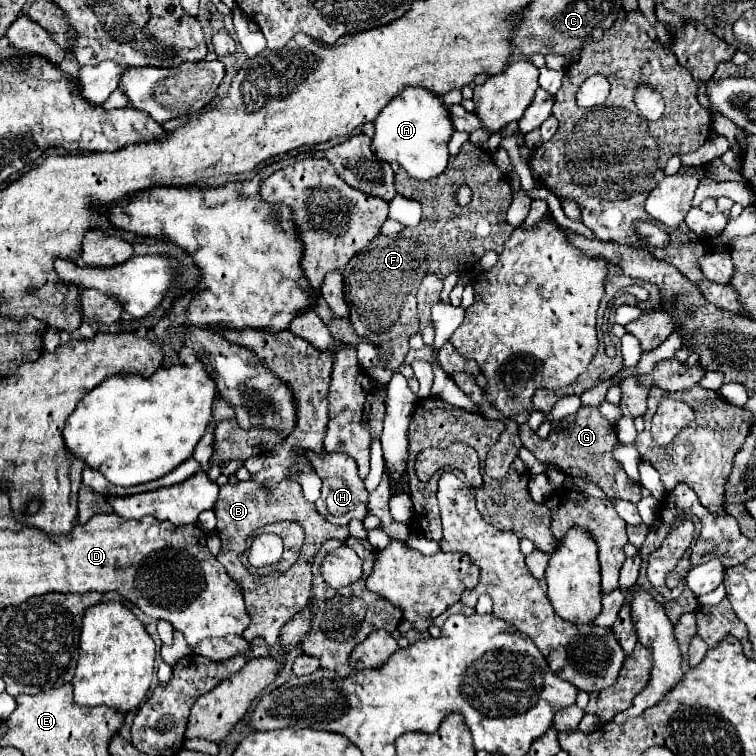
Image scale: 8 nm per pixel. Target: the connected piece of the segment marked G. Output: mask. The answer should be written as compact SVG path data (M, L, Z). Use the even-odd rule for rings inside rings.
M582 405L574 415L562 419L562 431L550 431L546 439L540 439L526 423L520 425L520 441L522 445L534 453L534 457L546 465L560 469L568 477L588 477L596 483L604 493L616 499L626 499L632 503L640 501L640 485L632 485L622 465L612 457L616 447L616 431L614 425L600 415L598 409Z

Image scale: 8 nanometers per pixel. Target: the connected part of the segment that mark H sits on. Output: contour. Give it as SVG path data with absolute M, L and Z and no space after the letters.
M306 451L306 455L312 459L312 465L316 467L316 473L322 479L322 495L316 501L318 513L334 525L348 525L348 521L352 521L352 519L362 521L370 509L368 509L368 491L364 489L364 483L358 477L356 461L344 453L312 455L312 451Z

